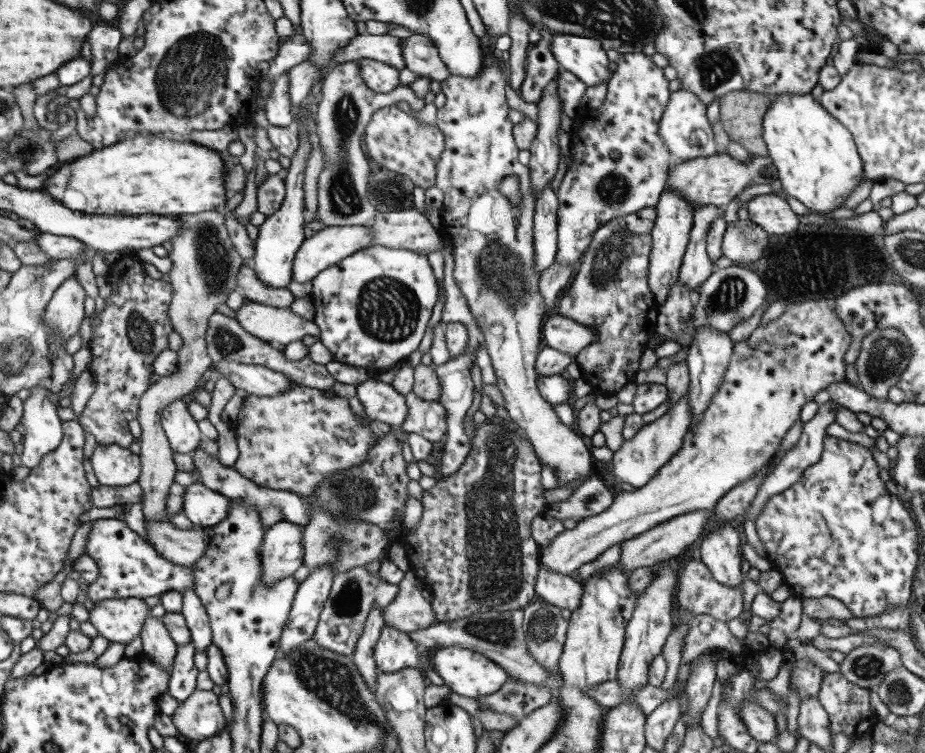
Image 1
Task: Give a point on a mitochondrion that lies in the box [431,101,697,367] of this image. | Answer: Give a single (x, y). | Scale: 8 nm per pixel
(501, 272)

